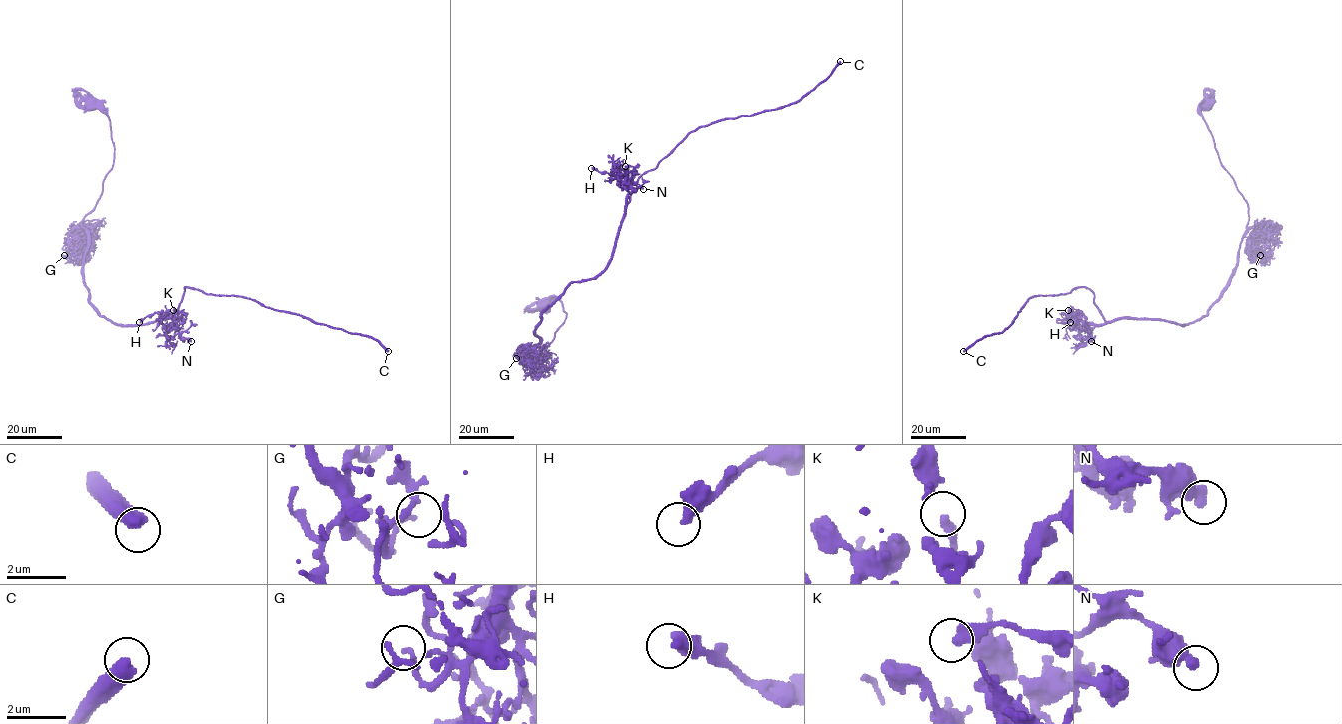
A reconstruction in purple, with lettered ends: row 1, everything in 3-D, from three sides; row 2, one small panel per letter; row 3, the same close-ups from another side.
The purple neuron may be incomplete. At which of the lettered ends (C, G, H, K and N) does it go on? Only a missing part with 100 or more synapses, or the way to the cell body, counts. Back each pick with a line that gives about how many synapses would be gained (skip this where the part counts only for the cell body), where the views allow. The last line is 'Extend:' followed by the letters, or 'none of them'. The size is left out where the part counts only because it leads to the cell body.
C: Roughly 300 synapses
Extend: C

